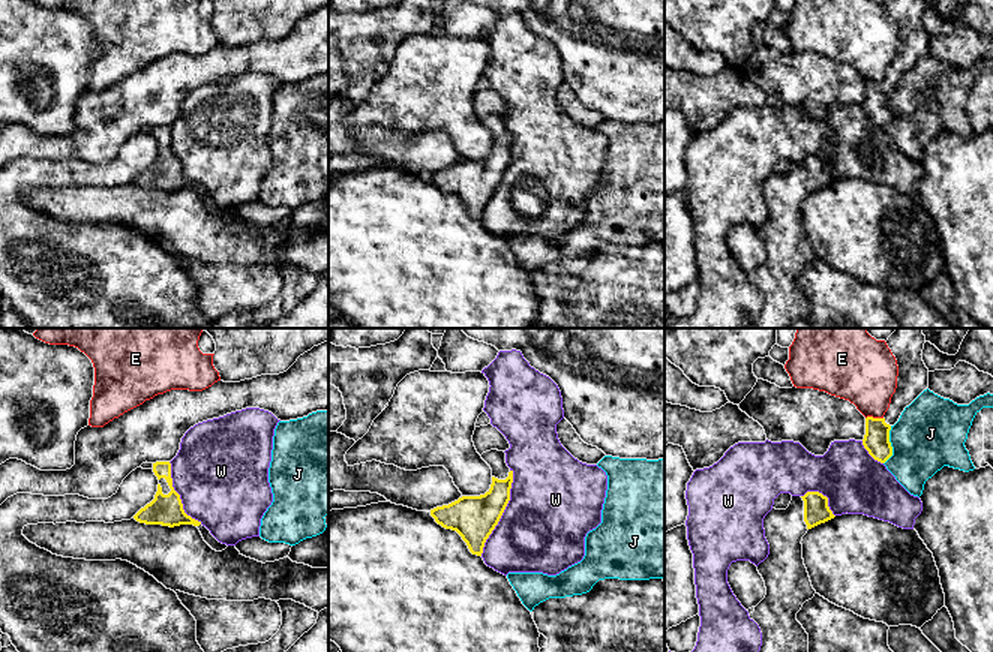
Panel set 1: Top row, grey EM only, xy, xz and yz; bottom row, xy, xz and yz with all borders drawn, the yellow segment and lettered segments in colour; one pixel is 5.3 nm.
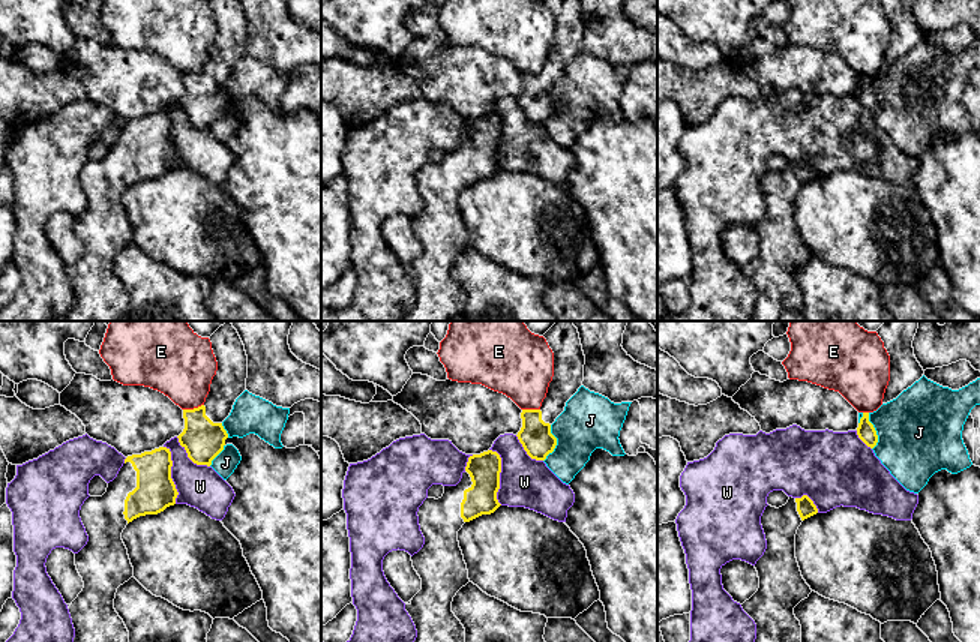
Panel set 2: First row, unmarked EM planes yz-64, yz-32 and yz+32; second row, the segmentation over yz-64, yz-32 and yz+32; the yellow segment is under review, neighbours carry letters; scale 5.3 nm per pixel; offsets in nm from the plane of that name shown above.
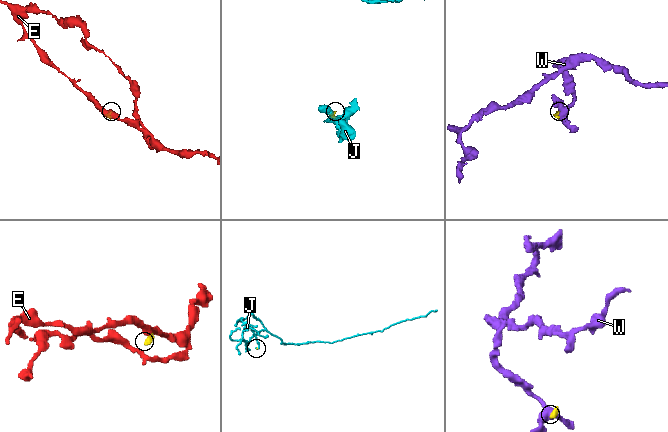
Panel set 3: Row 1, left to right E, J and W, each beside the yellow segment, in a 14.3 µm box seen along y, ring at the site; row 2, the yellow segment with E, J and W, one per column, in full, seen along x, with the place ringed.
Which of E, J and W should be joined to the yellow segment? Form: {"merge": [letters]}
{"merge": []}

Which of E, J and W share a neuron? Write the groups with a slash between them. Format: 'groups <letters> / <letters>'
groups E / J / W

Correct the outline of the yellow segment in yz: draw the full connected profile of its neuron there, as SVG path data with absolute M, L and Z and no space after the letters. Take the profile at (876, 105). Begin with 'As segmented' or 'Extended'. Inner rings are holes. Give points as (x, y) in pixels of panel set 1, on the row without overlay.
Extended. M890 0L886 4L898 30L897 52L882 82L866 82L862 103L864 112L880 127L885 127L892 120L891 91L898 85L904 72L928 51L928 33L921 19L924 7L926 0Z

